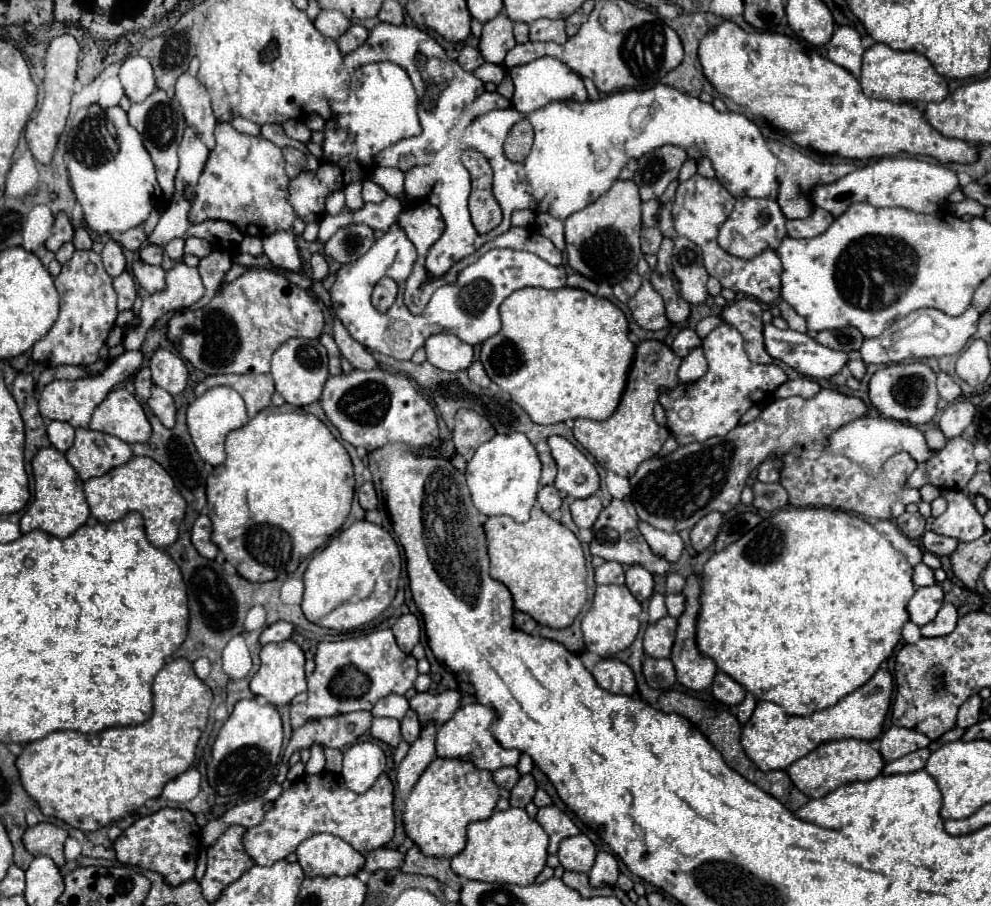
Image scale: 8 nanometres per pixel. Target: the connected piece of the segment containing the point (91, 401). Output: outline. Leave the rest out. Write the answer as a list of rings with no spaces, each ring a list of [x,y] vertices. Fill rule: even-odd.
[[[125,351],[123,355],[115,357],[111,365],[95,377],[83,377],[75,381],[51,381],[39,395],[39,411],[45,419],[55,419],[55,421],[67,421],[73,427],[89,427],[91,415],[95,407],[107,397],[107,393],[127,377],[131,377],[137,369],[143,365],[143,353],[141,351]]]

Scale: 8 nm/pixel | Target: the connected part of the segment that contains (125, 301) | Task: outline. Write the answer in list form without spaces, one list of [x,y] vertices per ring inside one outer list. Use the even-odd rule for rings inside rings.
[[[121,273],[119,277],[113,279],[113,287],[117,291],[117,307],[119,311],[125,311],[125,309],[131,309],[133,307],[133,301],[137,297],[137,289],[135,289],[135,279],[131,273]]]

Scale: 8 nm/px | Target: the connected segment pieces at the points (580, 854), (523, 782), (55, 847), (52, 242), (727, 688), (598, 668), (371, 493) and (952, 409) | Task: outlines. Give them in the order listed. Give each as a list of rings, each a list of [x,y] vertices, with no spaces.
[[[579,833],[575,837],[567,837],[565,841],[561,841],[559,853],[557,853],[563,869],[577,871],[577,873],[589,873],[589,869],[595,863],[595,855],[597,855],[595,845],[583,833]]]
[[[521,775],[519,783],[511,789],[511,797],[509,797],[509,803],[511,807],[525,807],[533,795],[535,795],[535,781],[531,775]]]
[[[37,823],[25,831],[23,845],[31,855],[47,855],[55,861],[57,867],[63,867],[63,843],[67,837],[69,833],[63,827],[53,823]]]
[[[57,213],[55,225],[53,225],[53,233],[51,233],[51,237],[45,241],[45,247],[47,247],[49,251],[57,251],[63,243],[73,241],[73,233],[75,233],[75,229],[73,229],[69,217],[67,217],[65,213]]]
[[[717,673],[713,679],[713,695],[725,705],[739,705],[745,699],[745,689],[725,673]]]
[[[601,659],[595,667],[593,667],[593,677],[595,681],[611,691],[611,693],[623,693],[623,695],[635,695],[637,687],[635,687],[635,675],[631,671],[629,665],[625,665],[619,659]]]
[[[363,483],[361,489],[357,491],[357,499],[359,499],[359,505],[365,509],[365,511],[371,511],[377,507],[377,495],[375,495],[375,487],[373,483]]]
[[[955,401],[943,411],[943,415],[939,419],[939,429],[943,431],[943,435],[947,439],[959,437],[965,431],[965,427],[973,421],[973,415],[975,415],[975,405],[973,403]]]

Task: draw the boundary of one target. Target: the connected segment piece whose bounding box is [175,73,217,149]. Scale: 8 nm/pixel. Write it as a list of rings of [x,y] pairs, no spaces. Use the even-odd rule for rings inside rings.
[[[183,73],[177,79],[175,85],[175,99],[179,101],[187,125],[197,133],[197,137],[209,147],[215,147],[215,137],[213,129],[217,125],[213,109],[211,109],[211,99],[205,87],[199,83],[197,77]]]

